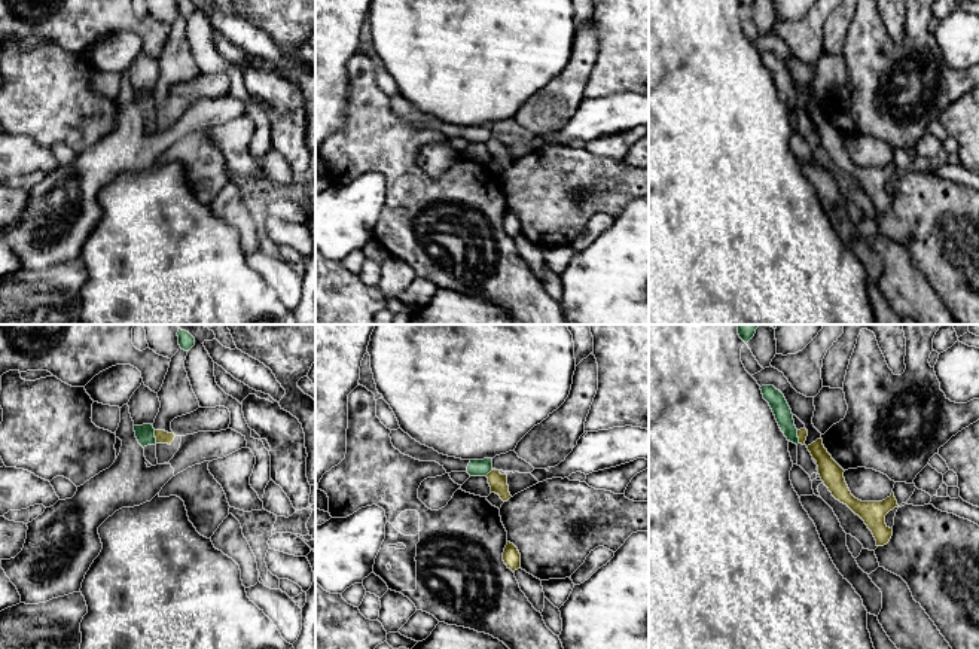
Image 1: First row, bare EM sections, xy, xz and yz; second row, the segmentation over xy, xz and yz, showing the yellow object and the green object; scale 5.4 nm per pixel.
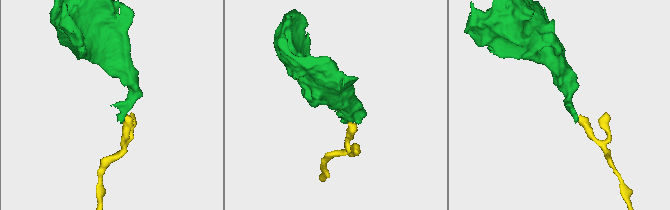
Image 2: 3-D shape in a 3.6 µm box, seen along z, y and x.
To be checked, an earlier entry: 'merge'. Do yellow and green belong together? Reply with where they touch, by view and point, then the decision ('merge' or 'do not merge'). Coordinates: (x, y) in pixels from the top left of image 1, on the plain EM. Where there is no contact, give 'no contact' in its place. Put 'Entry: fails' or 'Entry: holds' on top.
Entry: fails
meets yellow in xy at (155, 103); do not merge

